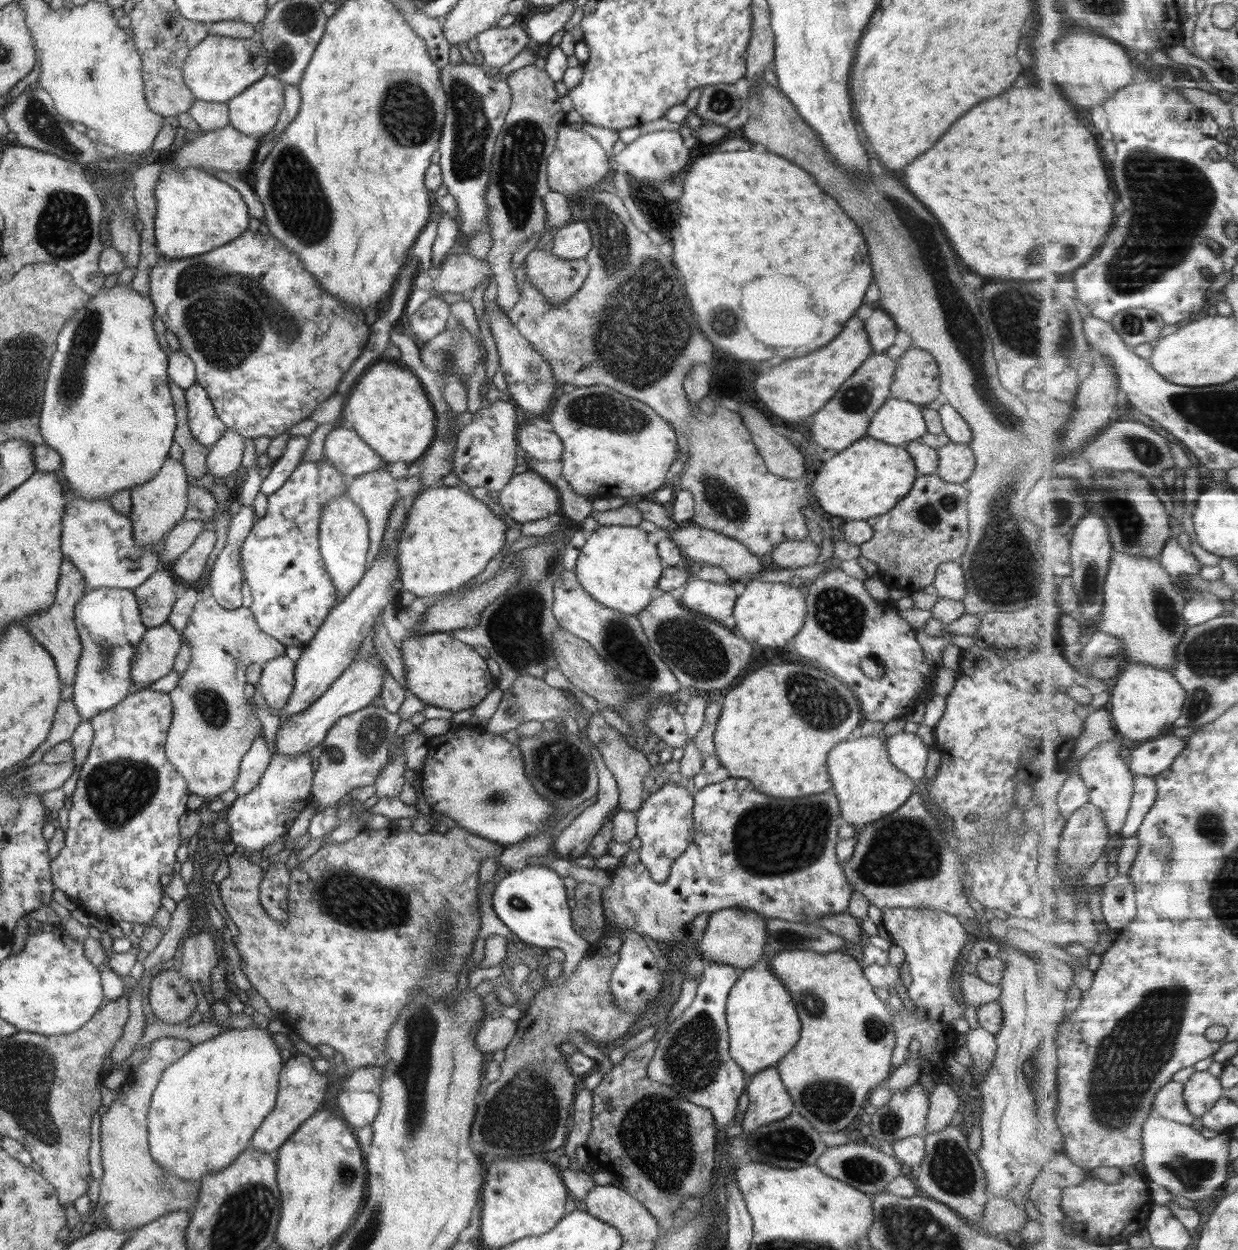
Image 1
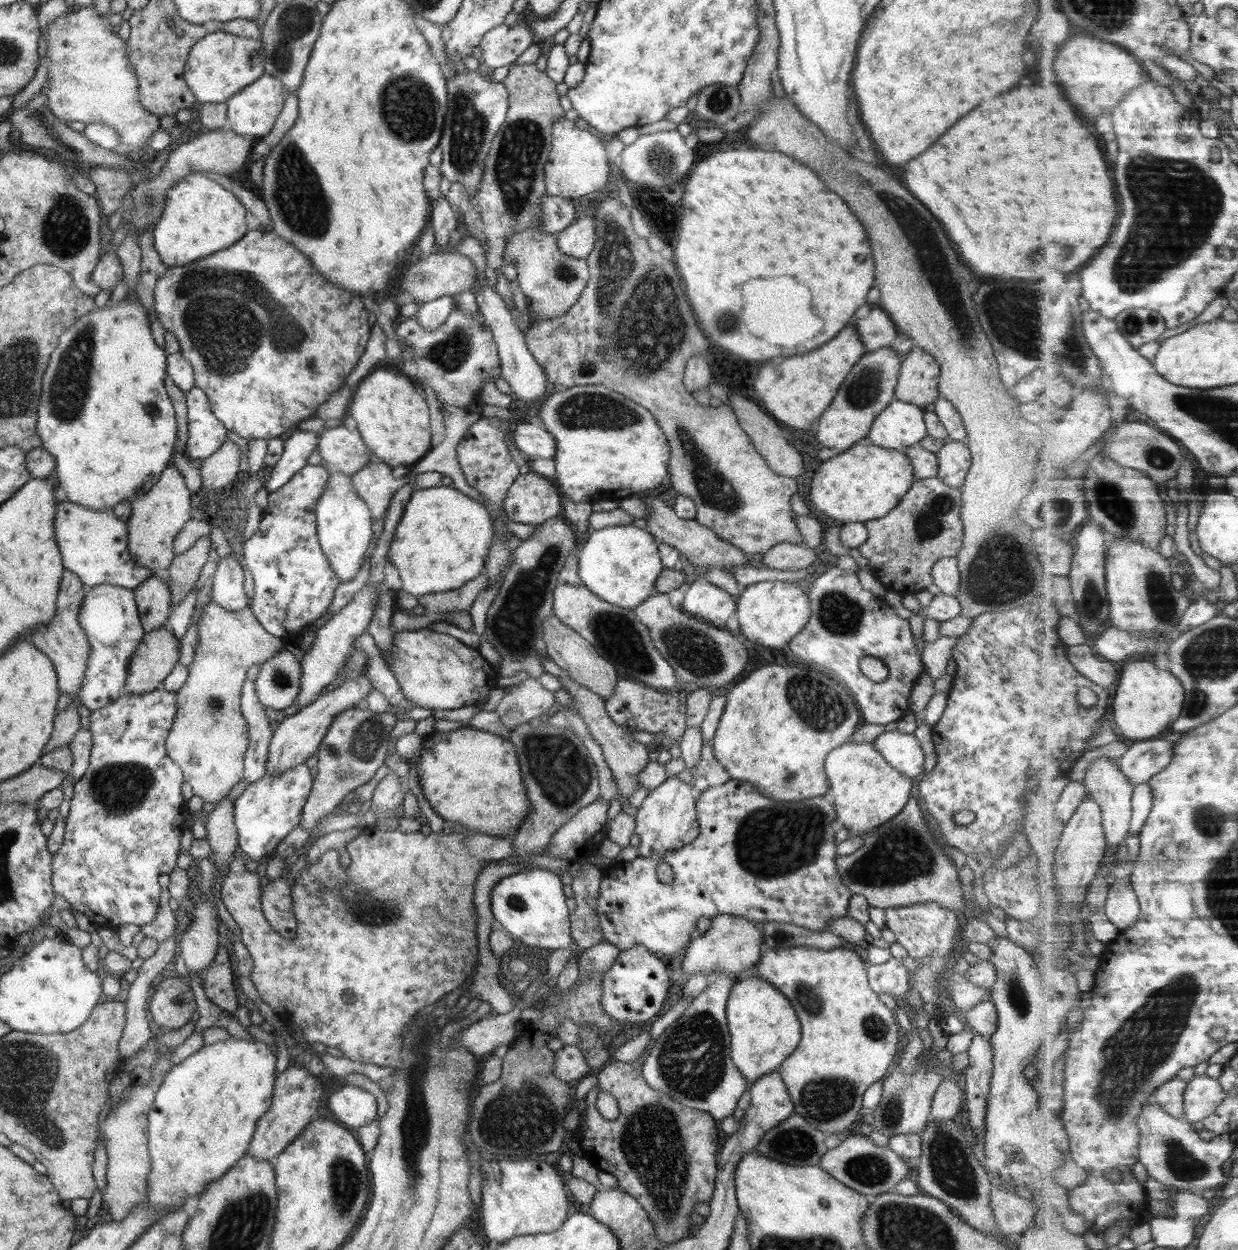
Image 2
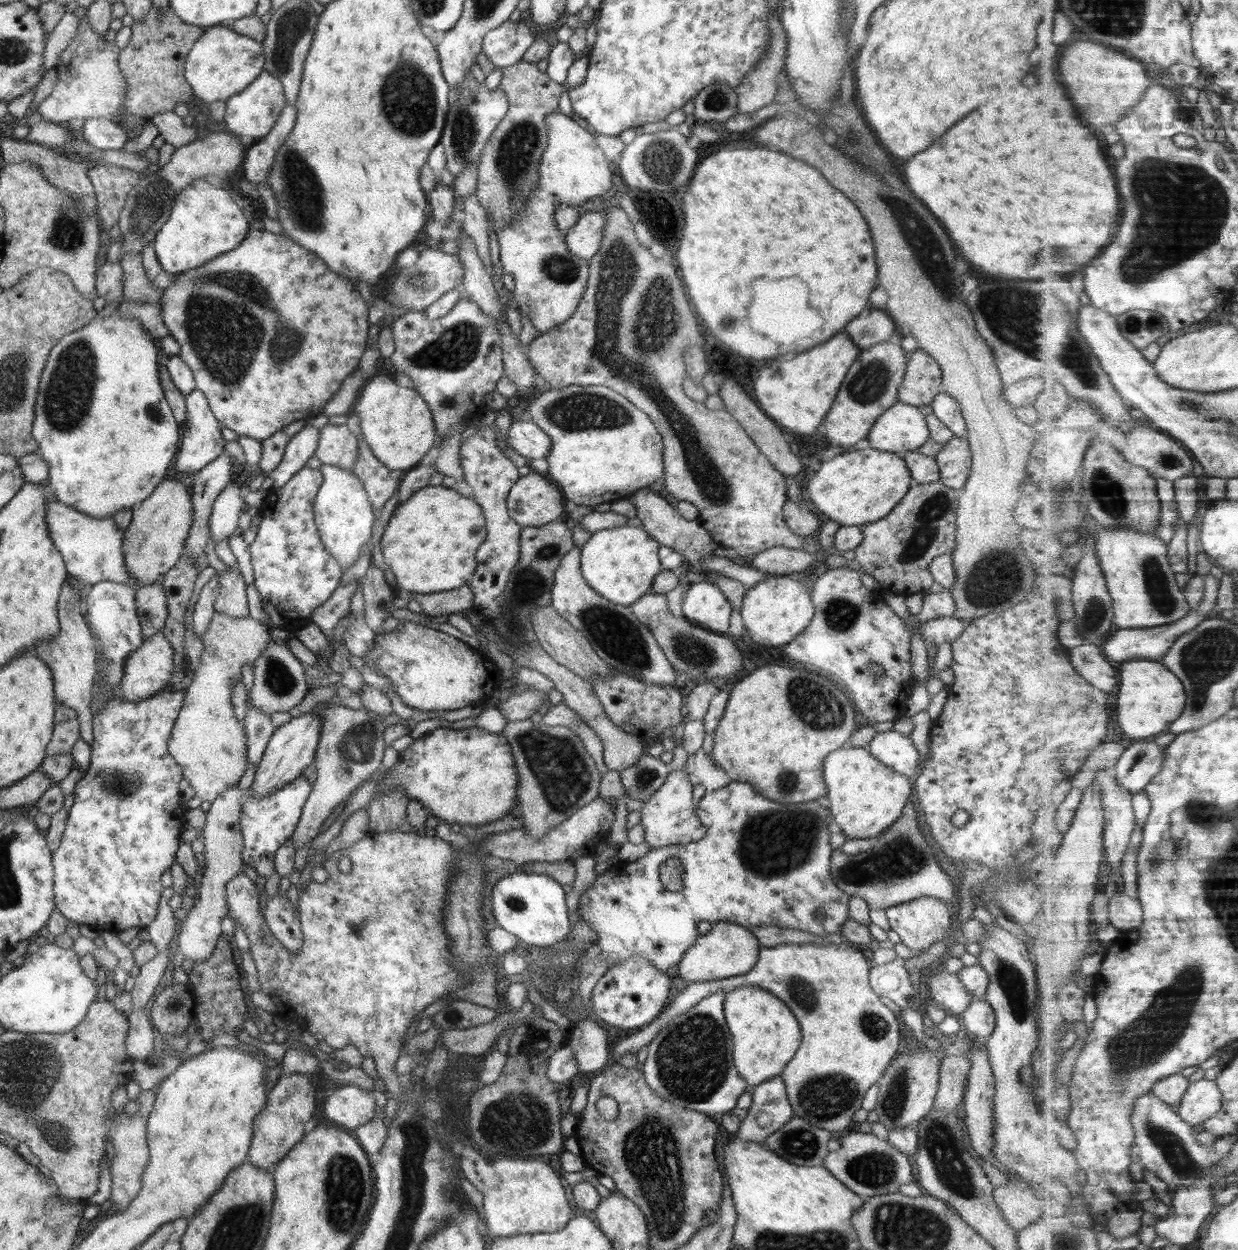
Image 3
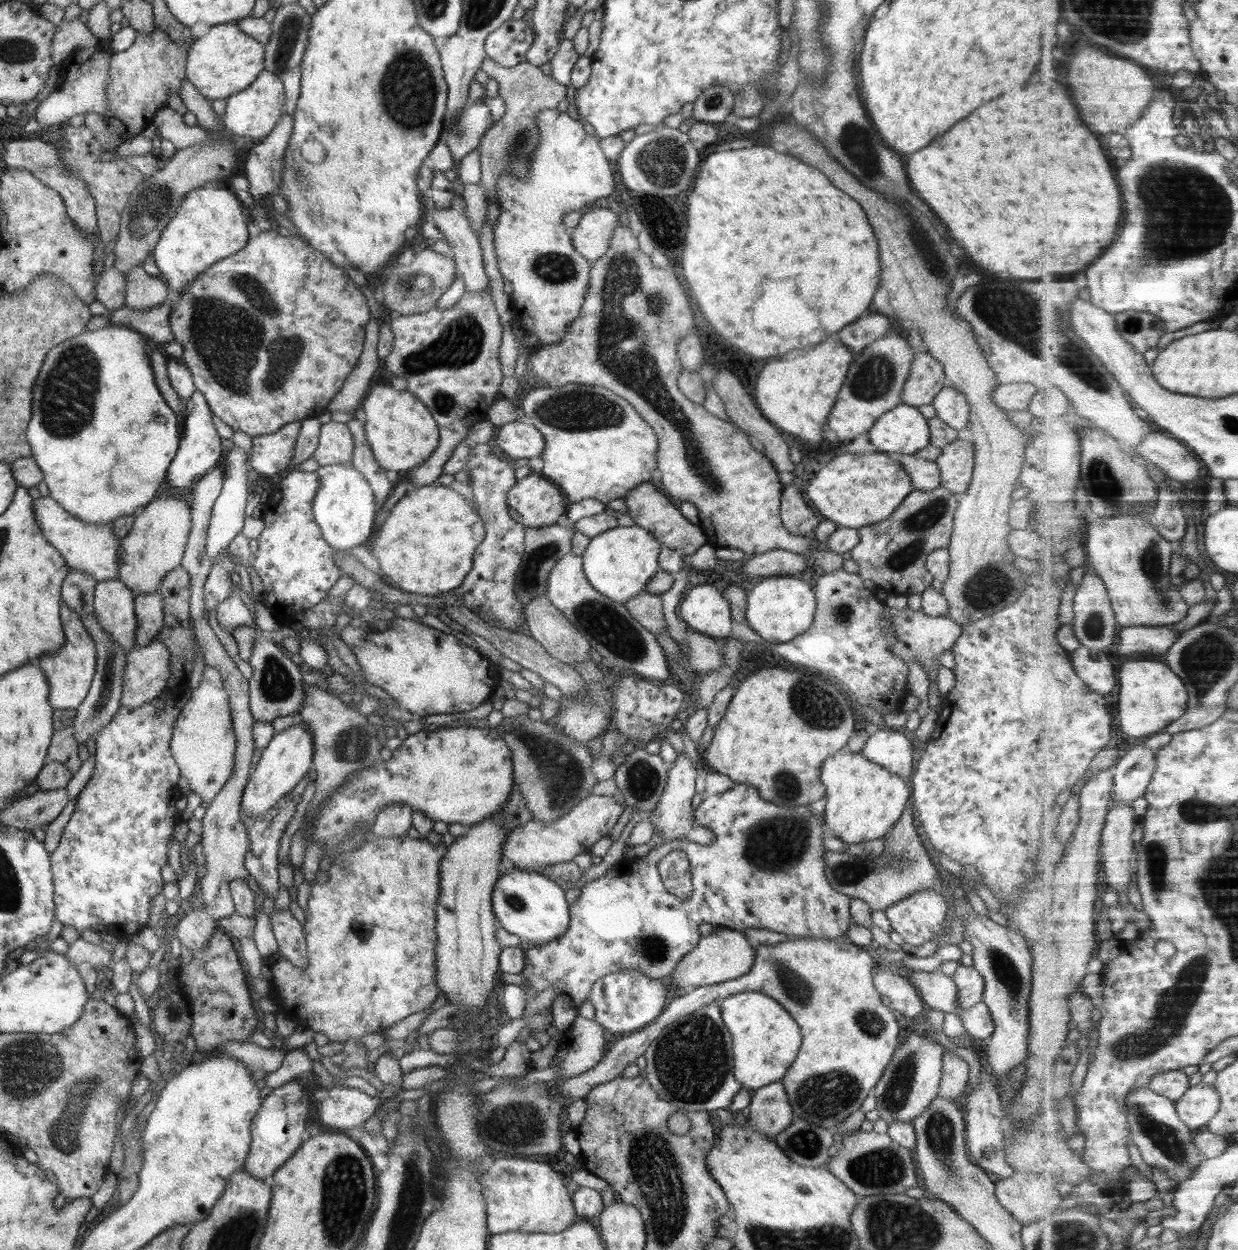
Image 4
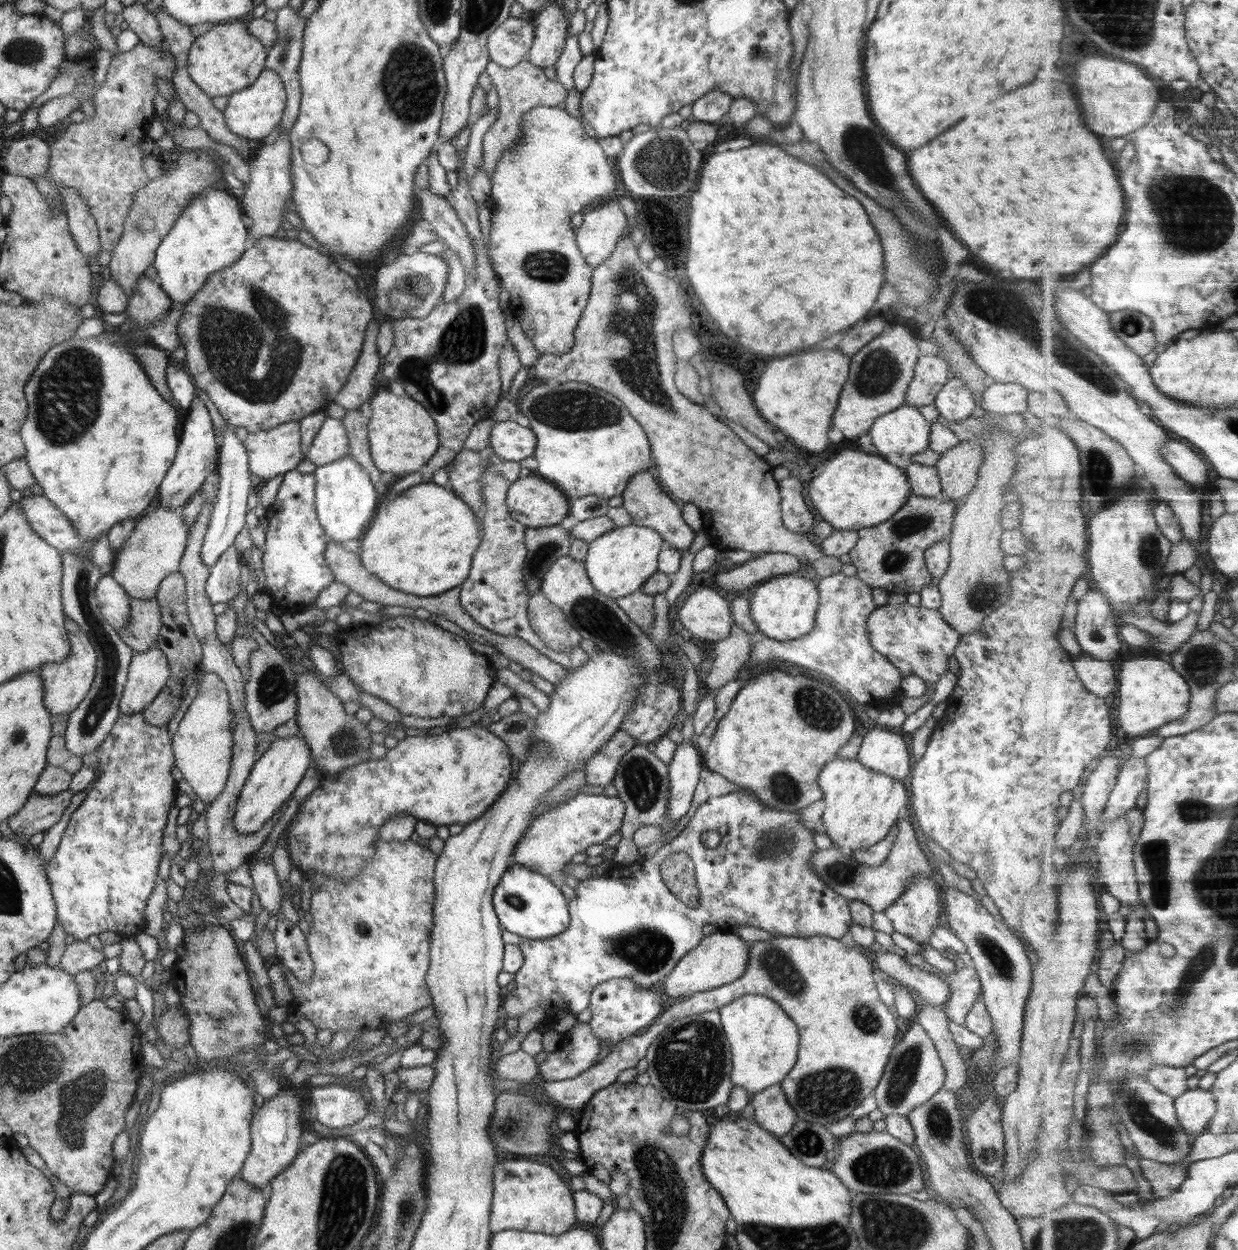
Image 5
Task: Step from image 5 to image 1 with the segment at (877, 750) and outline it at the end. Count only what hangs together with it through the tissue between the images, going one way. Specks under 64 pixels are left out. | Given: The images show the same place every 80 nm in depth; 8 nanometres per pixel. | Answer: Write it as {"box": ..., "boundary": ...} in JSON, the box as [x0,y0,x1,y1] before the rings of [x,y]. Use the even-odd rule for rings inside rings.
{"box":[885,731,928,783],"boundary":[[[901,731],[892,736],[885,735],[890,762],[904,774],[921,783],[928,758],[928,747],[916,733]]]}

